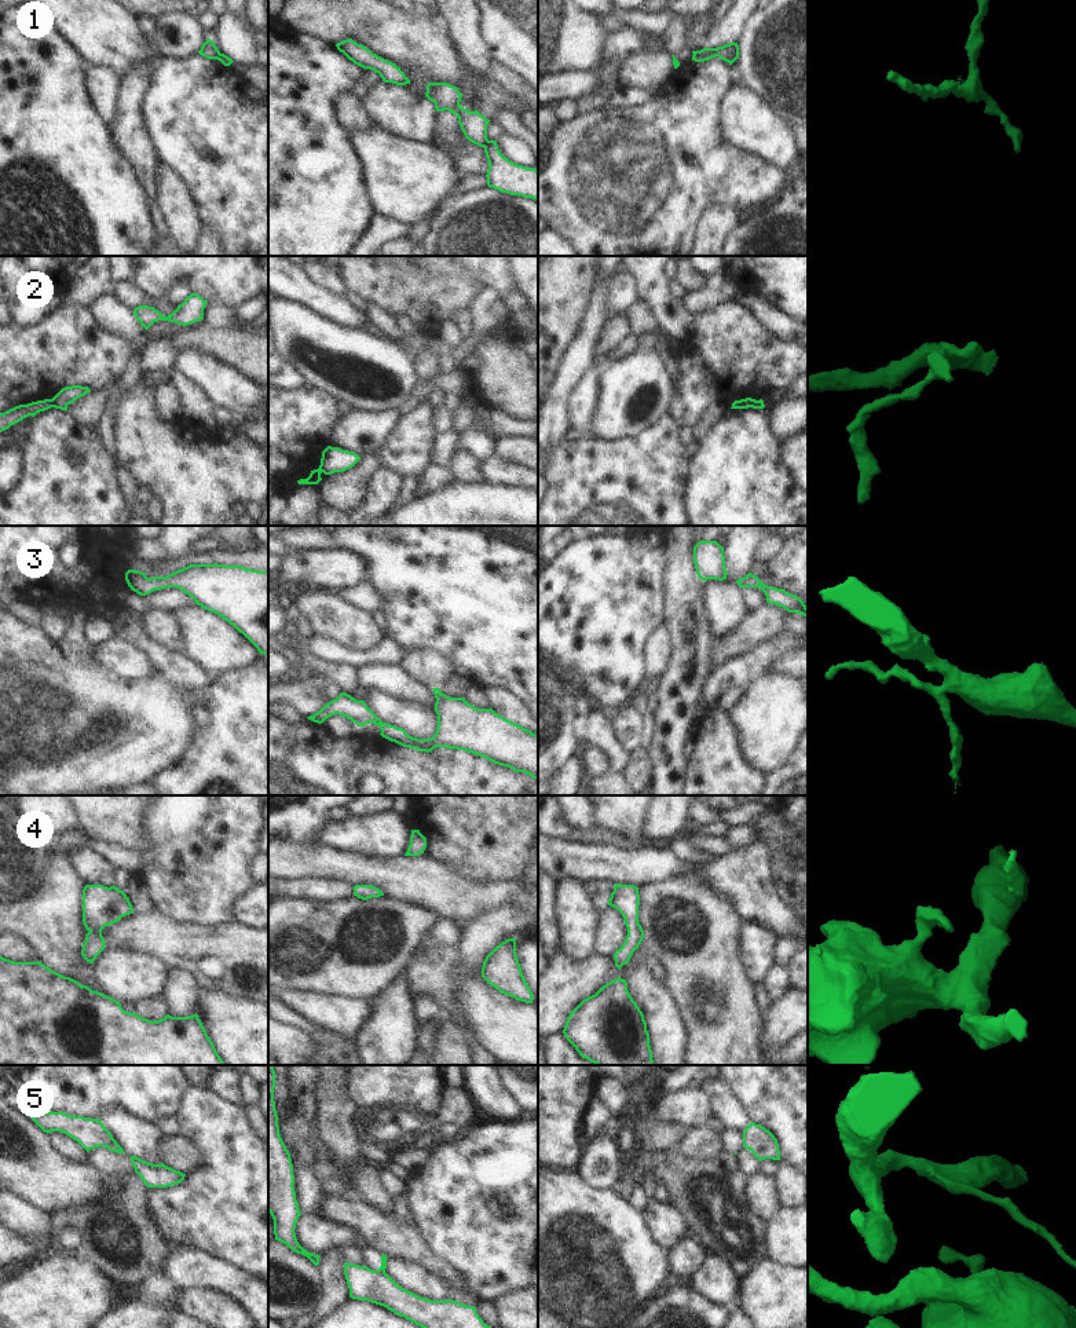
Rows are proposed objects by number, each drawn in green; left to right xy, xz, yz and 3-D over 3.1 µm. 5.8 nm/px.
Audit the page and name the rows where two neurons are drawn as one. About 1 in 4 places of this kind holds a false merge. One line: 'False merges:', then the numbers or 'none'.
False merges: 1, 2, 5

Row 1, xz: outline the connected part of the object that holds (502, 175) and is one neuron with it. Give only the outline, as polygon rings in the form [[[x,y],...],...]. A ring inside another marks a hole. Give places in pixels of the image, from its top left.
[[[497,140],[484,146],[488,161],[487,186],[510,195],[521,195],[538,201],[538,171],[509,161],[498,150]]]

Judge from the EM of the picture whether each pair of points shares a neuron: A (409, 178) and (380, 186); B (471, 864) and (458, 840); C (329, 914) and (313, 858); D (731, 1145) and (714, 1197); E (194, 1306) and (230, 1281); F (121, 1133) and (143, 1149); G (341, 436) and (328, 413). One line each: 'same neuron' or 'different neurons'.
A: same neuron
B: same neuron
C: different neurons
D: different neurons
E: different neurons
F: same neuron
G: different neurons

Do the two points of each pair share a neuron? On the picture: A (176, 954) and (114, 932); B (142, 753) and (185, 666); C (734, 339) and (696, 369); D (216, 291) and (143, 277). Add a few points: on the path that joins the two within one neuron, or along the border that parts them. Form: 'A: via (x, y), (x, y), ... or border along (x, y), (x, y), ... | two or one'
A: via (161, 939), (153, 932), (130, 932) | one
B: border along (163, 677), (174, 686), (198, 694) | two
C: via (724, 348), (712, 361), (705, 361) | one
D: via (198, 273), (196, 270), (161, 270) | one

